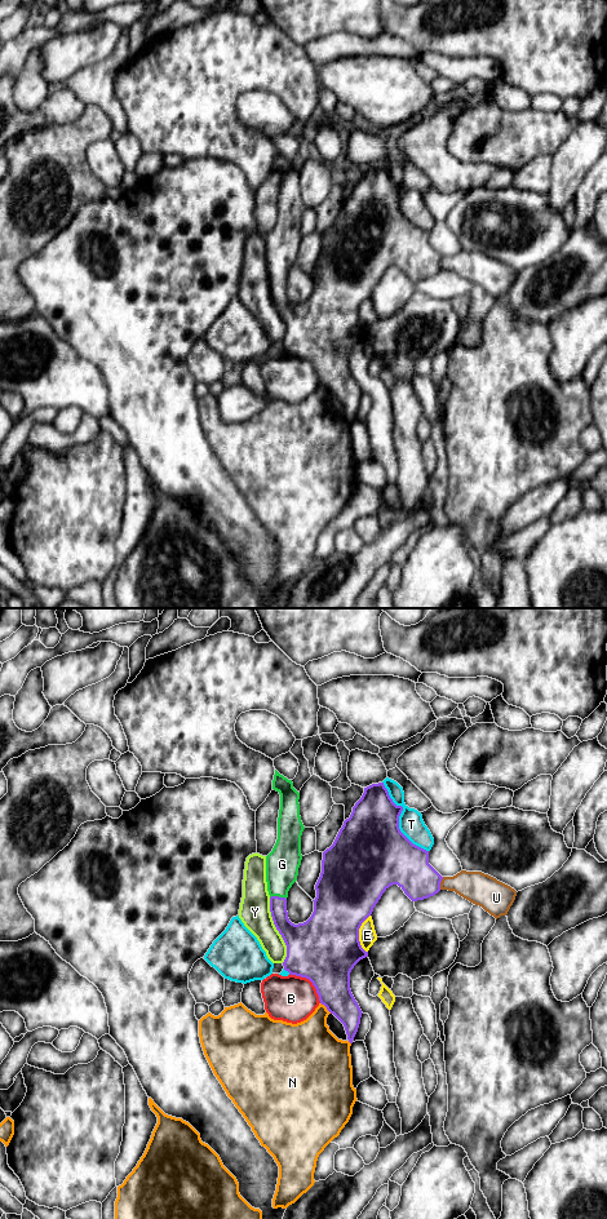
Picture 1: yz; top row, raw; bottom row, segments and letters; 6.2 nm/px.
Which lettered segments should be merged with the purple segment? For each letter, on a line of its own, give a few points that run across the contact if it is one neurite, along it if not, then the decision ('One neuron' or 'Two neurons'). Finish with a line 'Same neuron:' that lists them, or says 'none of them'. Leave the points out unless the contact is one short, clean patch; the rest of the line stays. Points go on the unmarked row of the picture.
B: Two neurons
E: Two neurons
G: Line: yz (292, 314), (280, 300), (278, 276), (282, 244). One neuron
N: Two neurons
T: Two neurons
U: Two neurons
Y: Two neurons
Same neuron: G

